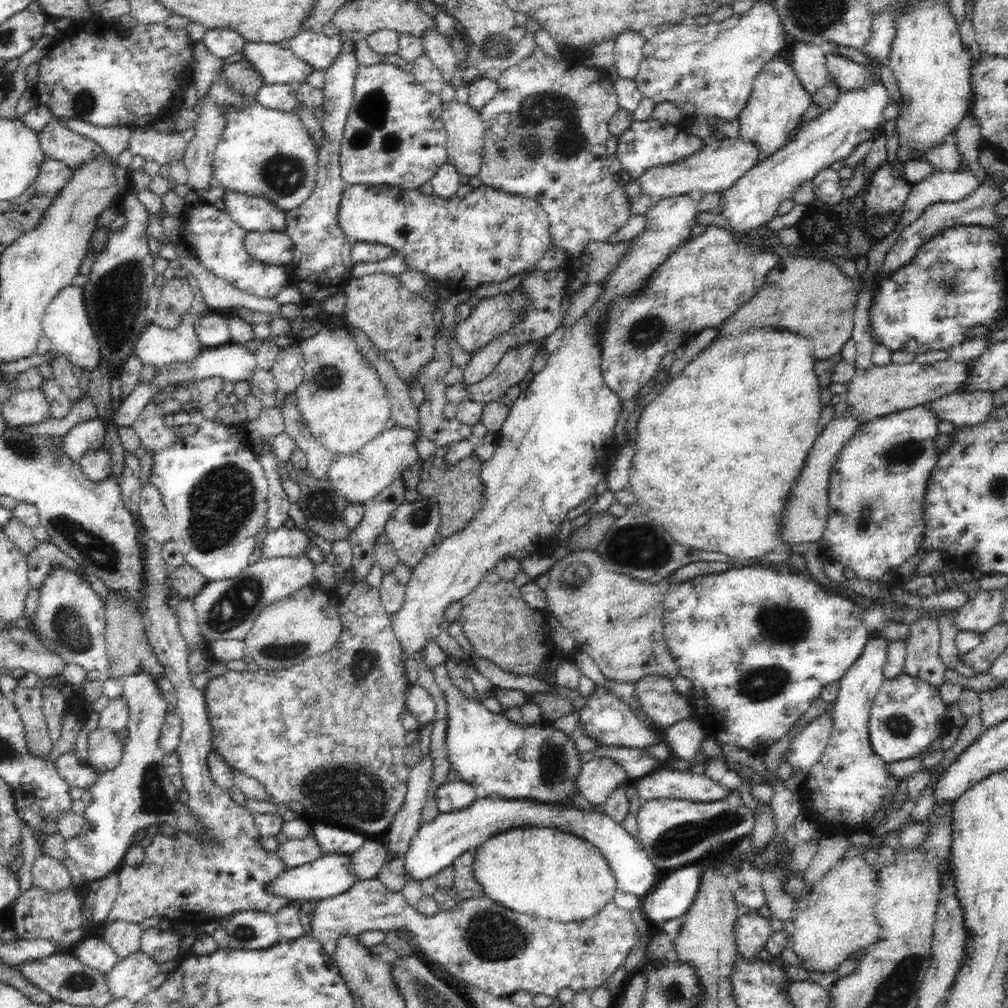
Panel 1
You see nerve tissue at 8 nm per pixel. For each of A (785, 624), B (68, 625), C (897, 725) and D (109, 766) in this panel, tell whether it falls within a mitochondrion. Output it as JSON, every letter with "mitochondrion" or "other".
{"A":"mitochondrion","B":"mitochondrion","C":"mitochondrion","D":"other"}

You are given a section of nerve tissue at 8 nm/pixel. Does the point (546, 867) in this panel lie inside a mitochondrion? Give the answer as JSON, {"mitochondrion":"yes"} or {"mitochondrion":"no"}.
{"mitochondrion":"no"}

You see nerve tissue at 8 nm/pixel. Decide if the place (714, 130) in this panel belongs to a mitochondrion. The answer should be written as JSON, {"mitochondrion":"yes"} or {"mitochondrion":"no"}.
{"mitochondrion":"no"}

